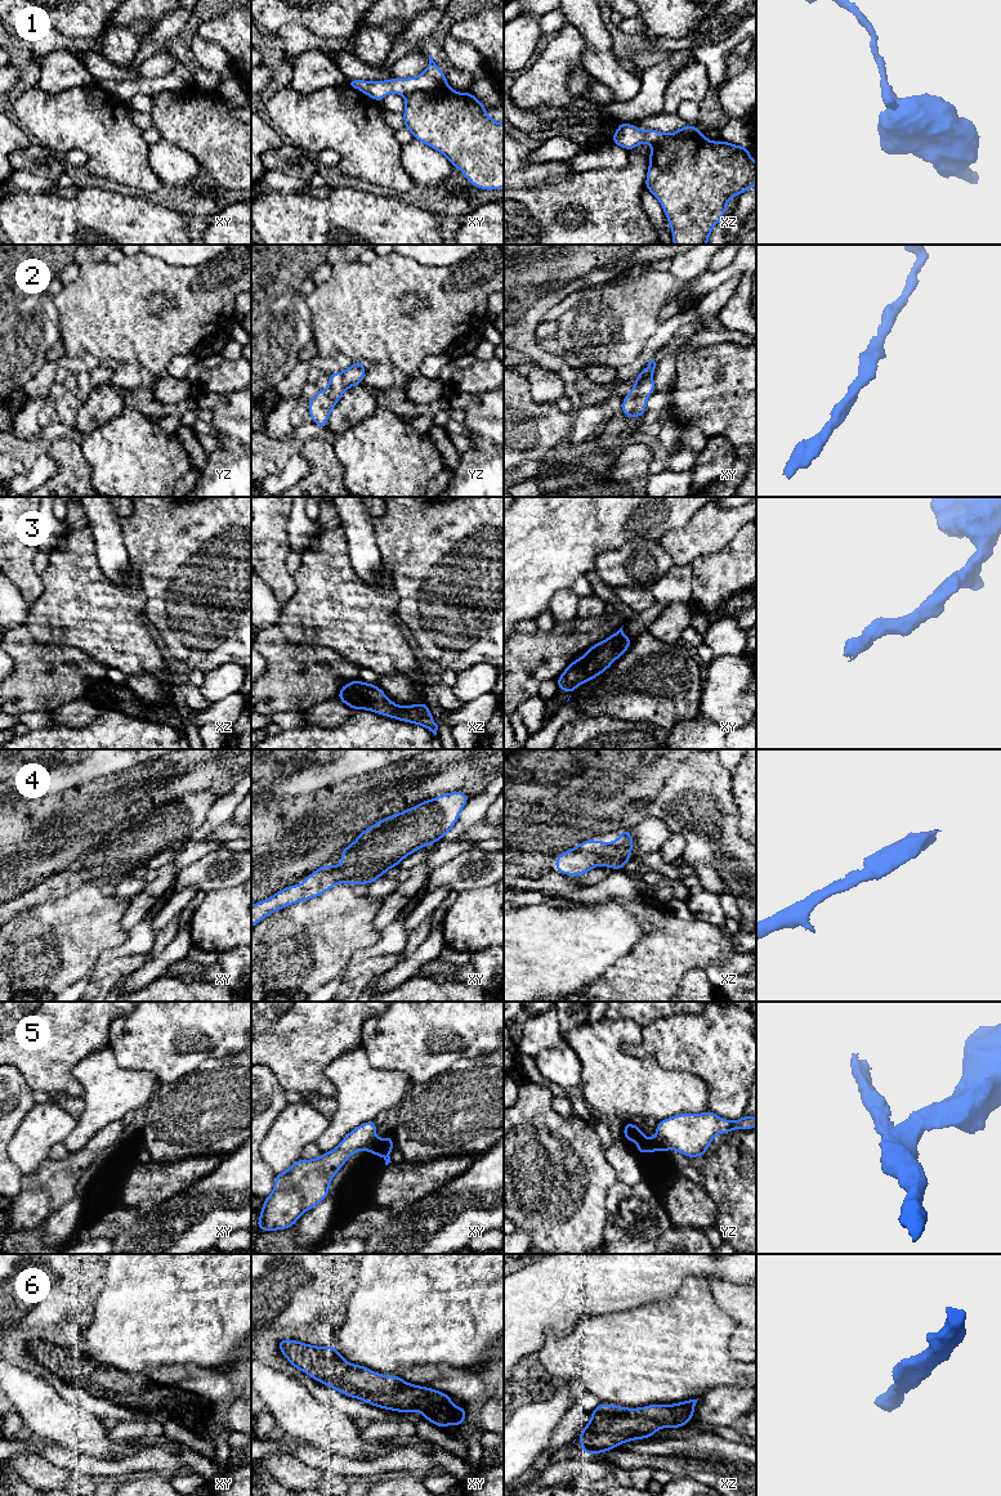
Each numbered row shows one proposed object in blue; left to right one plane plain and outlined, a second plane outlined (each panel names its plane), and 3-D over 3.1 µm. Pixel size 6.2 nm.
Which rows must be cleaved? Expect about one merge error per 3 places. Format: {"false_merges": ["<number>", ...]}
{"false_merges": ["1", "5"]}

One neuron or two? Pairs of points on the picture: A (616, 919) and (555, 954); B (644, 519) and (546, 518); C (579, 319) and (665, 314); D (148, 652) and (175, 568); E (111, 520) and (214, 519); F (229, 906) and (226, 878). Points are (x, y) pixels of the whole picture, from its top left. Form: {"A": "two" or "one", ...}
{"A": "one", "B": "one", "C": "two", "D": "two", "E": "two", "F": "two"}

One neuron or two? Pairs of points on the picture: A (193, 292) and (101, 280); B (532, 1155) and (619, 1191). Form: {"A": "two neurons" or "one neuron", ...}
{"A": "one neuron", "B": "two neurons"}

